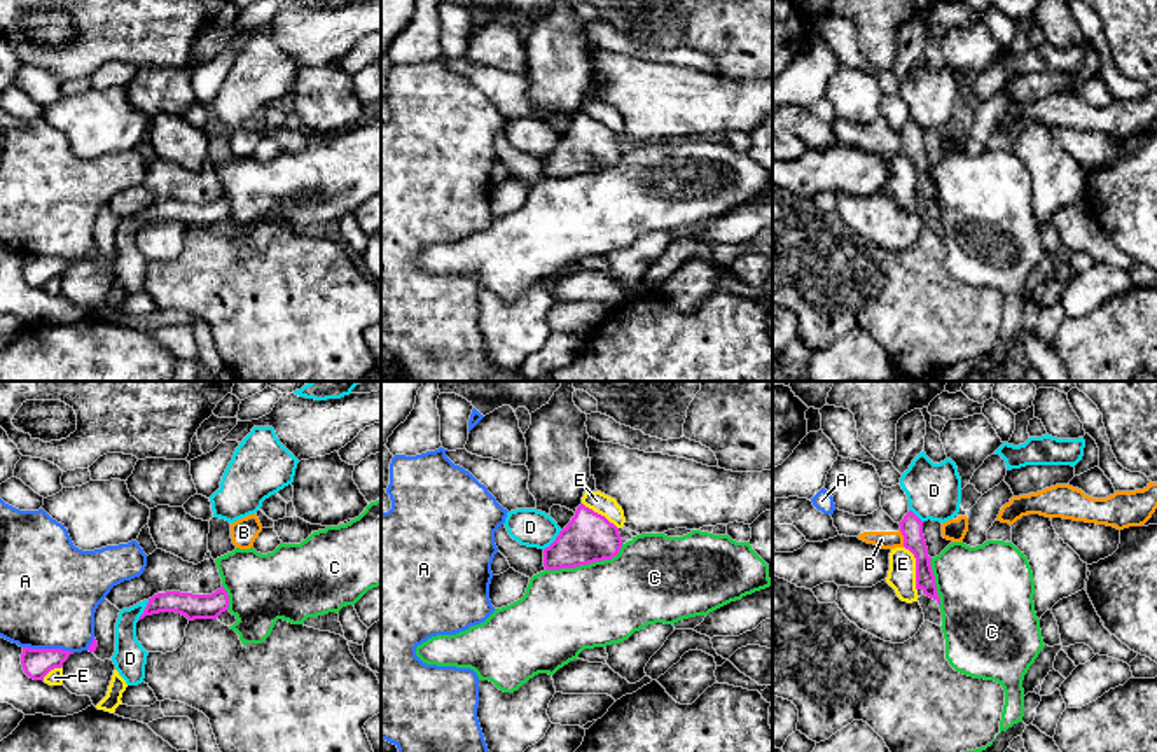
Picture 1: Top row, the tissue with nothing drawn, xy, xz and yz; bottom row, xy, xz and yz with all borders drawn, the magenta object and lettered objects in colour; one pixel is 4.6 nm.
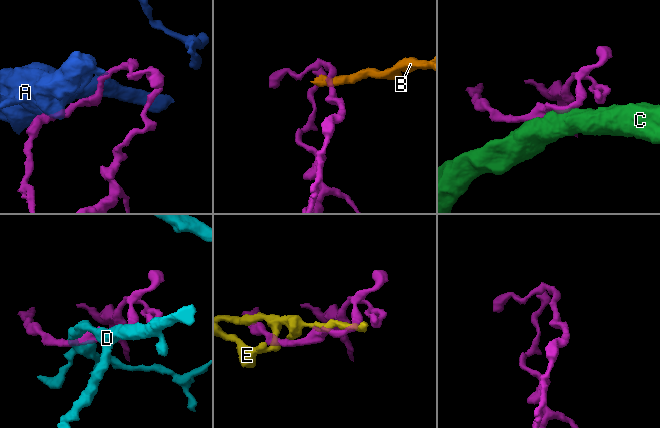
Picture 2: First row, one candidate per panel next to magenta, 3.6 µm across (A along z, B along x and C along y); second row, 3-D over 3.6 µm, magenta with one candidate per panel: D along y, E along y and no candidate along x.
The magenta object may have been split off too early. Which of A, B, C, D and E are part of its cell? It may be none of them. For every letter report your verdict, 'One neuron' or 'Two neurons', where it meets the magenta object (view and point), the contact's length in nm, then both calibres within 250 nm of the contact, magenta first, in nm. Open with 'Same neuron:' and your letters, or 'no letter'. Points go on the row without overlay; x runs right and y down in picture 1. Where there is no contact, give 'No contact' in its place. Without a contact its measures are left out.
Same neuron: no letter
A: Two neurons. Touches magenta at xy (48, 257). Shared border 240 nm. Thickness 140 nm (magenta) against 440 nm
B: Two neurons. Touches magenta at yz (904, 147). Shared border 80 nm. Thickness 110 nm (magenta) against 80 nm
C: Two neurons. Touches magenta at xz (586, 172). Shared border 380 nm. Thickness 220 nm (magenta) against 380 nm
D: Two neurons. Touches magenta at xz (554, 149). Shared border 130 nm. Thickness 220 nm (magenta) against 170 nm
E: Two neurons. Touches magenta at yz (916, 177). Shared border 220 nm. Thickness 110 nm (magenta) against 130 nm

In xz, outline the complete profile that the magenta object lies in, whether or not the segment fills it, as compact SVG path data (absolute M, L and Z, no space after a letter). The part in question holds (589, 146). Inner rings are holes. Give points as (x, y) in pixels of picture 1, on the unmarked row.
M580 112L572 129L544 157L544 175L545 178L561 178L612 168L620 156L619 136L605 124Z

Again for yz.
M909 119L898 133L904 143L904 156L916 166L916 198L921 198L940 213L935 184L930 173L932 166L928 164L926 149L923 143L923 131L925 129Z

